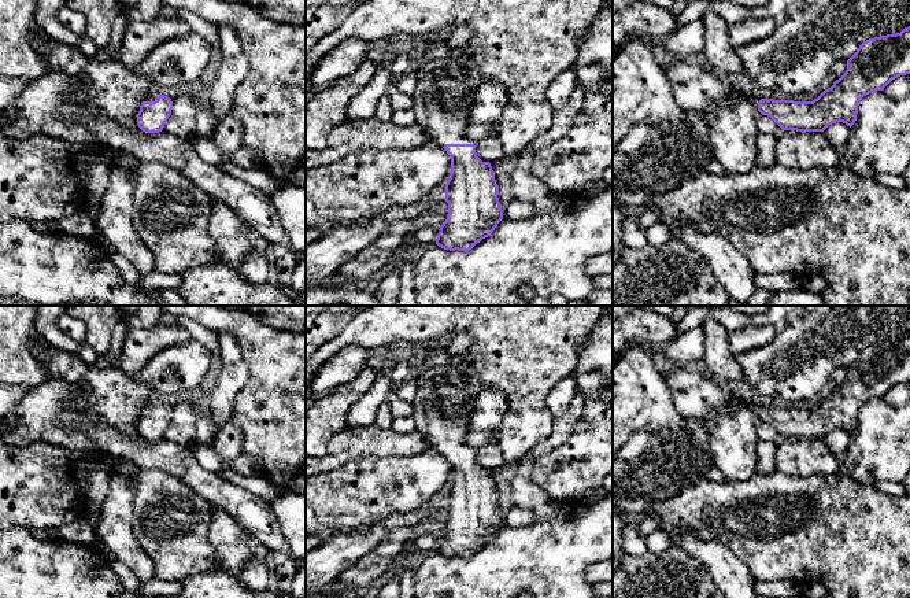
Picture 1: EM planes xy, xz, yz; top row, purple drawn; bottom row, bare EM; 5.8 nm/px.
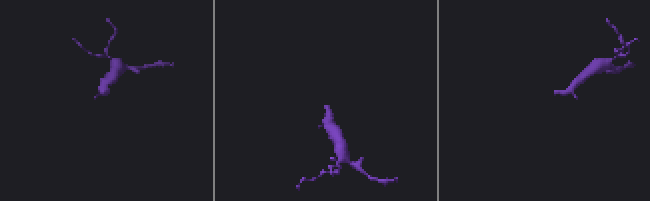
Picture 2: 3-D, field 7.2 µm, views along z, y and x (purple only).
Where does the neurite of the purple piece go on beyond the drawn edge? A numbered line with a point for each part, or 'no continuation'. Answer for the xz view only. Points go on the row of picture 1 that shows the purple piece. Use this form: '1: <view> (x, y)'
1: xz (448, 80)

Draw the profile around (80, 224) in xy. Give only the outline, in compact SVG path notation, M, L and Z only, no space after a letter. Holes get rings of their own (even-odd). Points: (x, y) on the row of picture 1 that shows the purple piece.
M79 211L58 221L58 230L71 236L90 239L95 236L93 219L85 213Z

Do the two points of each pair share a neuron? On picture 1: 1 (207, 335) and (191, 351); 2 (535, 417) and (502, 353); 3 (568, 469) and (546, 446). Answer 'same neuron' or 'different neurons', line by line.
1: different neurons
2: same neuron
3: different neurons

